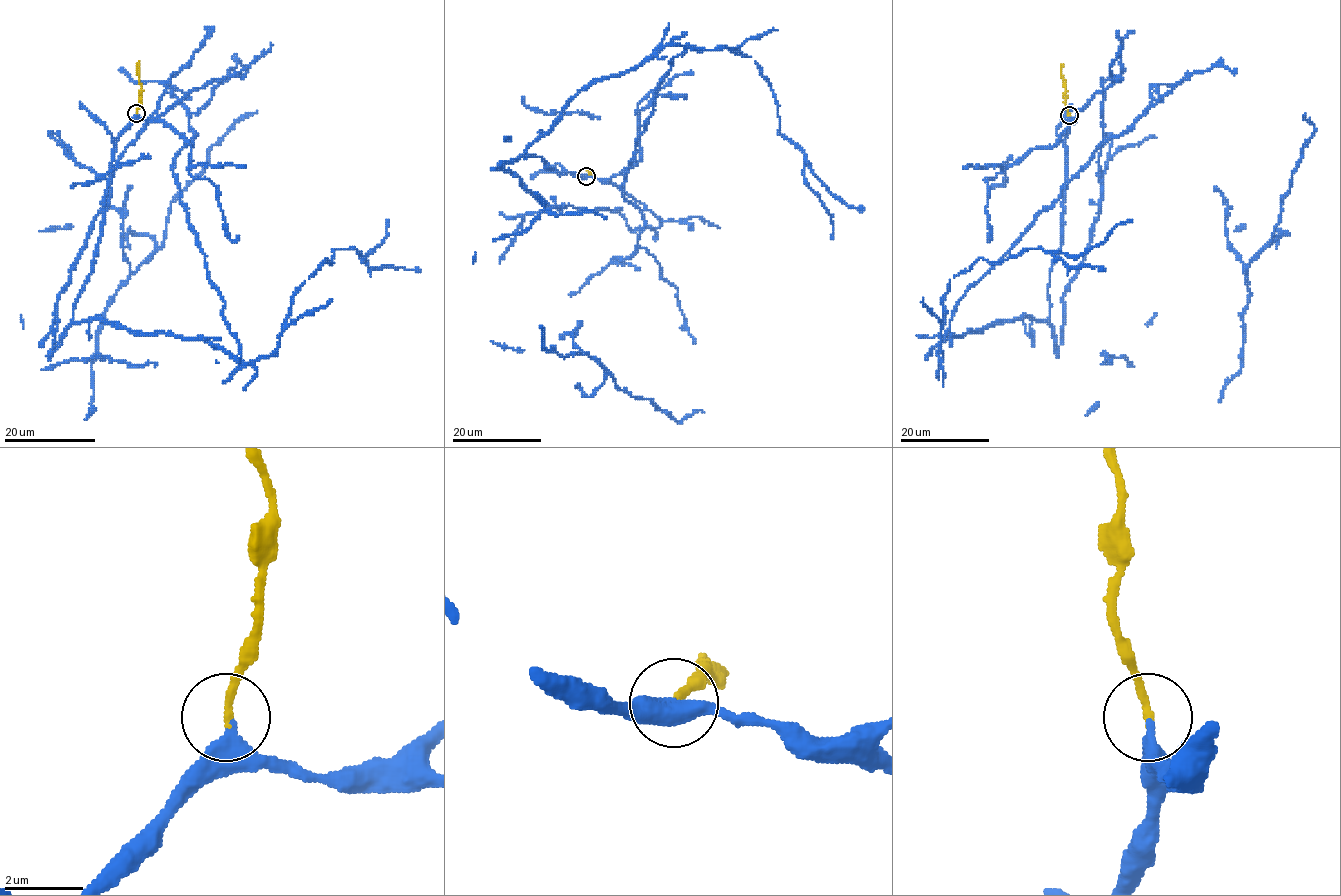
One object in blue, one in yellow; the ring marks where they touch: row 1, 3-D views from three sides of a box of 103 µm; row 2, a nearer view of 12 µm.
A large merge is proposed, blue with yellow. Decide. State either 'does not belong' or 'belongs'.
belongs

